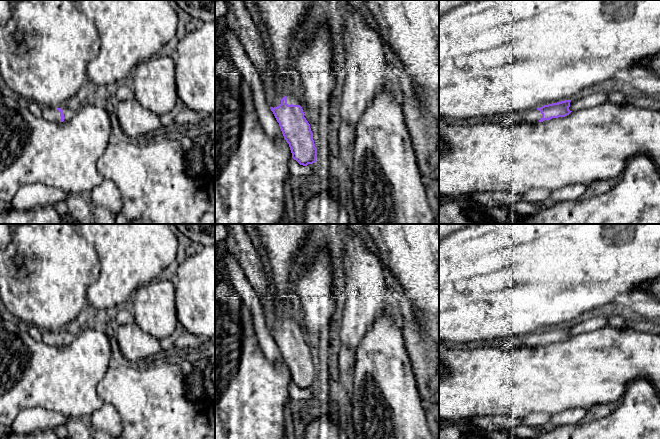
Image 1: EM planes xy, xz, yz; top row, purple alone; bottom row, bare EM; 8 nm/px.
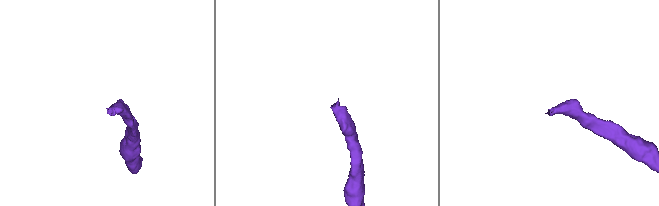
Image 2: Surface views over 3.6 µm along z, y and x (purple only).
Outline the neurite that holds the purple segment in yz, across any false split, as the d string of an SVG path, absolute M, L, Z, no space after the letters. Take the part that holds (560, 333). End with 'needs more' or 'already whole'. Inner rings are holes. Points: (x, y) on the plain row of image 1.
M565 324L557 327L544 329L534 334L526 334L521 336L512 336L508 339L499 339L494 343L500 347L506 346L543 346L552 342L565 341L572 335L569 334L571 324Z; needs more

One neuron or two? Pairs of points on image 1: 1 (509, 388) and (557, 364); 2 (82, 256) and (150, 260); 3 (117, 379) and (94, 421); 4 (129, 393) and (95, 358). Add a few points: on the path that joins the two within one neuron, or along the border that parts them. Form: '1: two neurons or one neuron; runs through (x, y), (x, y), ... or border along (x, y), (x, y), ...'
1: one neuron; runs through (521, 380), (542, 379), (545, 376)
2: two neurons; border along (84, 237), (94, 247), (99, 261), (97, 280)
3: two neurons; border along (104, 402), (110, 403), (114, 407), (120, 420)
4: two neurons; border along (109, 367), (98, 383), (96, 391)

